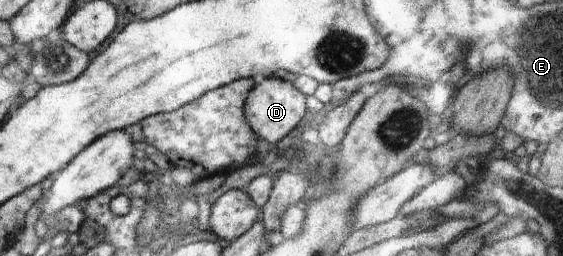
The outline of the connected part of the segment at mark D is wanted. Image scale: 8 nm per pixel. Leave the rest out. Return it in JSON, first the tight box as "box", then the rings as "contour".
{"box":[246,75,307,144],"contour":[[[280,75],[265,77],[264,82],[256,82],[254,90],[246,100],[246,118],[257,137],[275,144],[288,136],[294,128],[301,128],[307,117],[305,96],[291,82],[280,80]]]}

